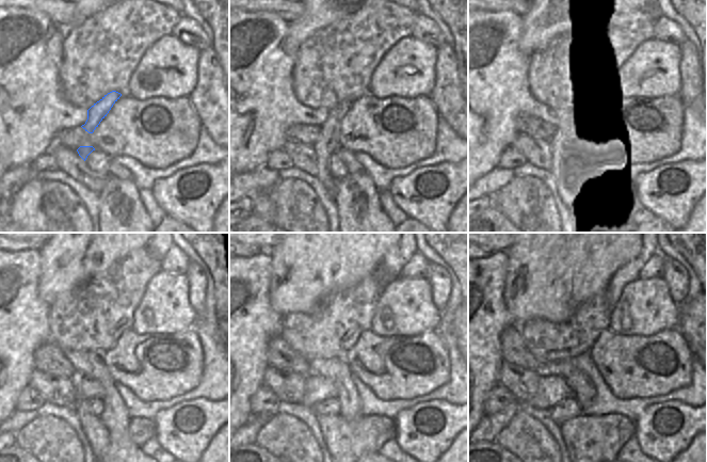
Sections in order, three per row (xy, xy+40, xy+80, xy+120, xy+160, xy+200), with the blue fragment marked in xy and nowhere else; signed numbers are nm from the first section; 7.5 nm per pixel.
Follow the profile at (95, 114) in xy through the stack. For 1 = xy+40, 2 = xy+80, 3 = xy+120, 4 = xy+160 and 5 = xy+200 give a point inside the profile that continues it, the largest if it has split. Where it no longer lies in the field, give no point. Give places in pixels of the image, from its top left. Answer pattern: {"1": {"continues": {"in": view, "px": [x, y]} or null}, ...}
{"1": {"continues": {"in": "xy+40", "px": [327, 142]}}, "2": {"continues": {"in": "xy+80", "px": [566, 136]}}, "3": {"continues": {"in": "xy+120", "px": [97, 435]}}, "4": {"continues": {"in": "xy+160", "px": [347, 440]}}, "5": {"continues": {"in": "xy+200", "px": [592, 443]}}}

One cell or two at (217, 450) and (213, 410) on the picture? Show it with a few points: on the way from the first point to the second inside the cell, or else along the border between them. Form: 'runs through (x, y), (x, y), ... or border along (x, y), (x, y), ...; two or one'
border along (218, 431), (204, 450); two

